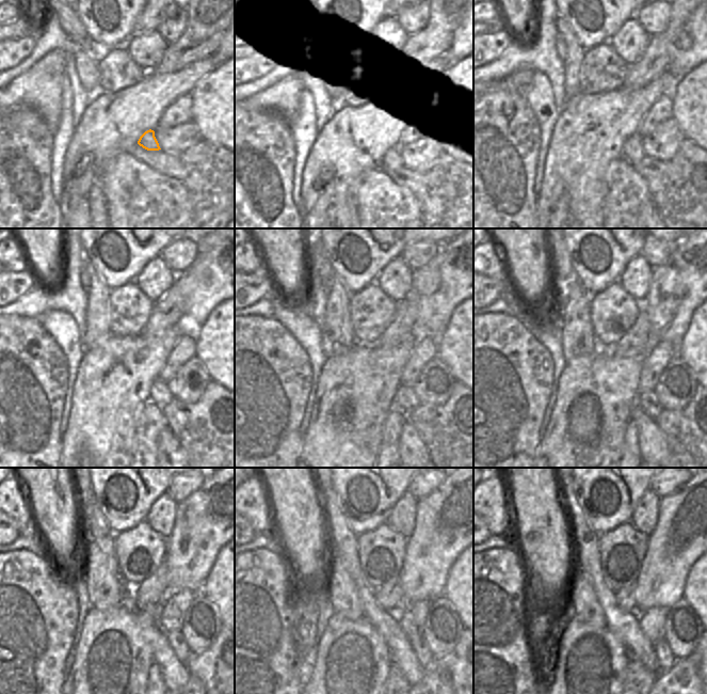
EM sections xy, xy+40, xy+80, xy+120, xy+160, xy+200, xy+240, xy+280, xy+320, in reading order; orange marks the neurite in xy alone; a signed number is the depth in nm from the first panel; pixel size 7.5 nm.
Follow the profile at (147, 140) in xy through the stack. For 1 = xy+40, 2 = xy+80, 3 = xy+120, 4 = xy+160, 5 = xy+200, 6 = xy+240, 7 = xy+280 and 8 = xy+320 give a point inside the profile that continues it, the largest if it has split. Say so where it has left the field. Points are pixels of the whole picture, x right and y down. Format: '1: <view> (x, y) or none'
1: xy+40 (397, 146)
2: xy+80 (632, 151)
3: xy+120 (160, 394)
4: xy+160 (405, 399)
5: xy+200 (646, 399)
6: xy+240 (176, 640)
7: xy+280 (418, 643)
8: xy+320 (665, 659)

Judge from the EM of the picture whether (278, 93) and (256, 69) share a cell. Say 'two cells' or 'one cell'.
two cells

